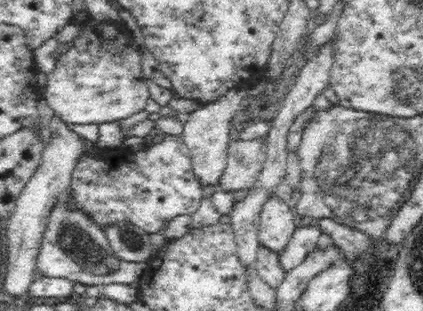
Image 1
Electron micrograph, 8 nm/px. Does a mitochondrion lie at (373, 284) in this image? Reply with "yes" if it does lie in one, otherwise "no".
no

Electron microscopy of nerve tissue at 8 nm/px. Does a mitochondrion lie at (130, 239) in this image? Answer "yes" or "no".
yes

